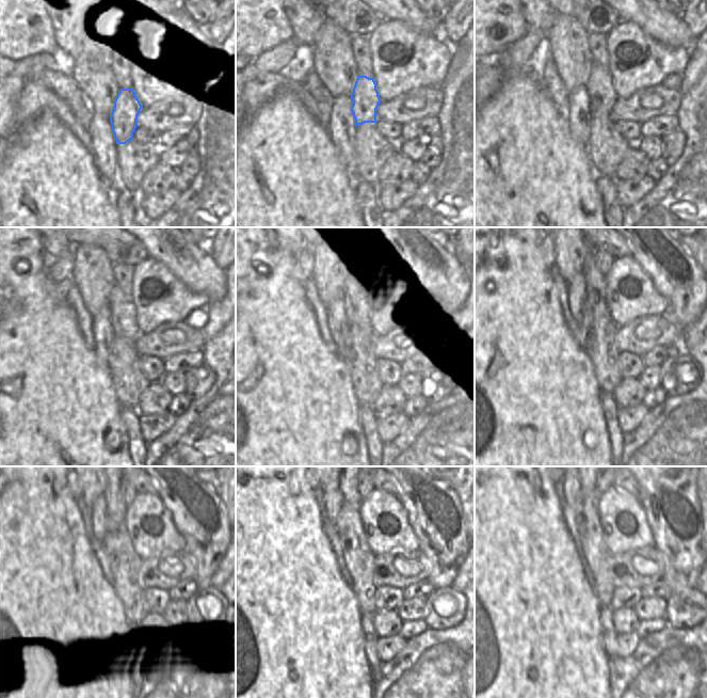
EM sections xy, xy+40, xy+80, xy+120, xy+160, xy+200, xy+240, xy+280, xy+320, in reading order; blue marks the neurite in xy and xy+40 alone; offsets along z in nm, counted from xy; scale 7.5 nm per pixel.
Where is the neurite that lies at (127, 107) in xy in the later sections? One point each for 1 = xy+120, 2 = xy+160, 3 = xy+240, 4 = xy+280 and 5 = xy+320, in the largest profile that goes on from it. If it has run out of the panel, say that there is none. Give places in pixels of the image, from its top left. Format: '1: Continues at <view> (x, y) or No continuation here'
1: Continues at xy+120 (122, 311)
2: Continues at xy+160 (357, 308)
3: Continues at xy+240 (114, 505)
4: Continues at xy+280 (349, 489)
5: Continues at xy+320 (591, 488)

